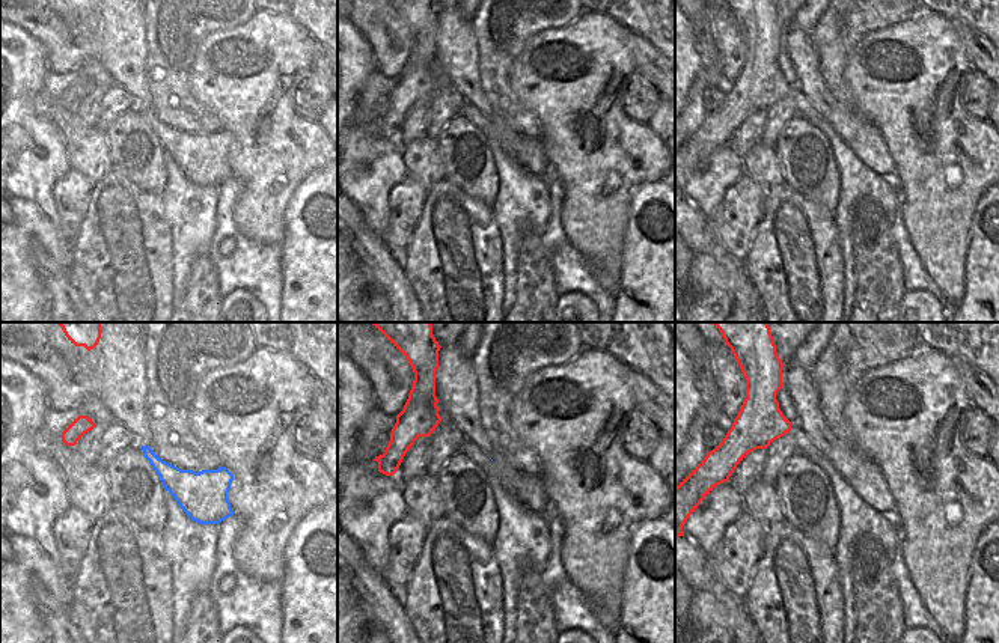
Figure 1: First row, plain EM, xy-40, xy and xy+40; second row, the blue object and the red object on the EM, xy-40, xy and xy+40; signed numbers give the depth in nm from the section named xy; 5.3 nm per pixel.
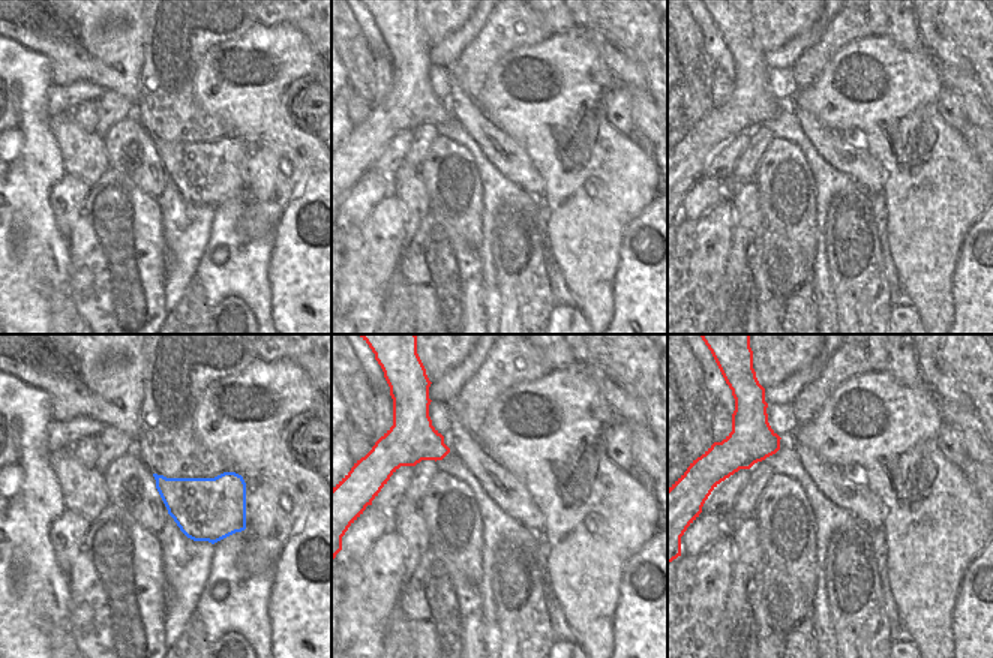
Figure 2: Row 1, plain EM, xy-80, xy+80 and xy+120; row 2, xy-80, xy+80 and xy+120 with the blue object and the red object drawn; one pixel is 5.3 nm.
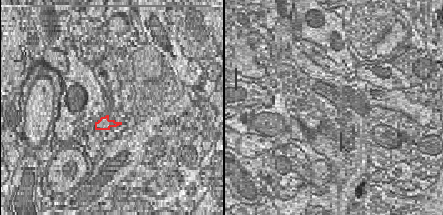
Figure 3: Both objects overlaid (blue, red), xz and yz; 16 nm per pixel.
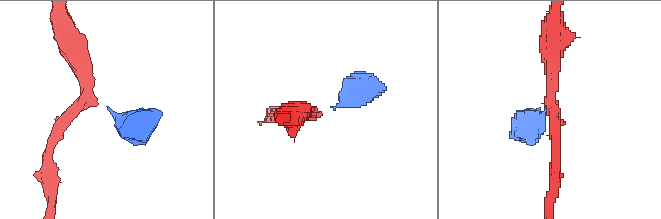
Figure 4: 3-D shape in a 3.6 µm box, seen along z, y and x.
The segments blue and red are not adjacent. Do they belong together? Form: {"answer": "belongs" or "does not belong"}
{"answer": "belongs"}

